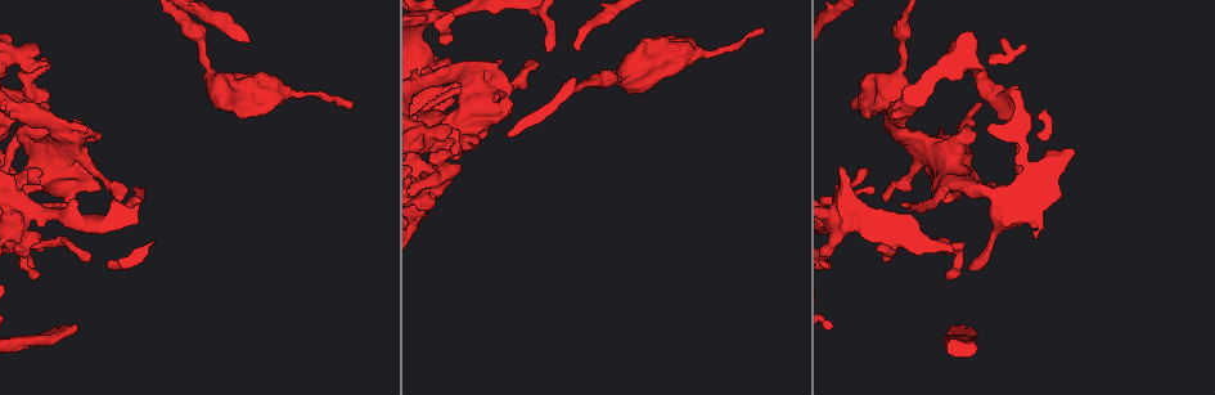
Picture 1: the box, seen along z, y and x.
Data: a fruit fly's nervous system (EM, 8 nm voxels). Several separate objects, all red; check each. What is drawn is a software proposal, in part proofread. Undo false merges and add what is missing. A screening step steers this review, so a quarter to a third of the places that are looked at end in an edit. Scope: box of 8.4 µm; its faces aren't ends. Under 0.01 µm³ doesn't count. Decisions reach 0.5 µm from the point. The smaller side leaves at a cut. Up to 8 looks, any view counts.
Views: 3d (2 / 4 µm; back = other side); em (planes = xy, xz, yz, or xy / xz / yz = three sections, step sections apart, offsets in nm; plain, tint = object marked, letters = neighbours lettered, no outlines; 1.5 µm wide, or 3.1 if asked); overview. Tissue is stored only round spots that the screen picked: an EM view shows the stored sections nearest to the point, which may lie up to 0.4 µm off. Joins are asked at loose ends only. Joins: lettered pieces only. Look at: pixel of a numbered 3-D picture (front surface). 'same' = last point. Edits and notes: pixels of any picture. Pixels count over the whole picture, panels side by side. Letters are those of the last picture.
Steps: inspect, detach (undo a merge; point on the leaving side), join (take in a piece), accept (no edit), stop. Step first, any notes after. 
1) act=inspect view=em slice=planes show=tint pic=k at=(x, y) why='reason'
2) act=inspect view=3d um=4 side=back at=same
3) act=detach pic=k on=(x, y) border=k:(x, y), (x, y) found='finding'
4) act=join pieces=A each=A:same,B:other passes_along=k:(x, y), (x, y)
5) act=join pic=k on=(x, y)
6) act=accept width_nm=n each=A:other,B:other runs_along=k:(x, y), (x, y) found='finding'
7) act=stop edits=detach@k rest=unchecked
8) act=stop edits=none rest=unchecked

act=inspect view=3d um=4 side=back pic=1 at=(611, 80) why='a narrow waist'

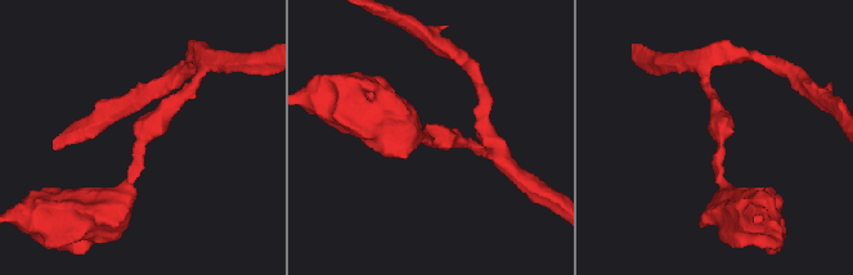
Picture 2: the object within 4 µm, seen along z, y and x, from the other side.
act=inspect view=em slice=xz step=4 show=tint pic=2 at=(428, 136) arm_widths_nm=180,300

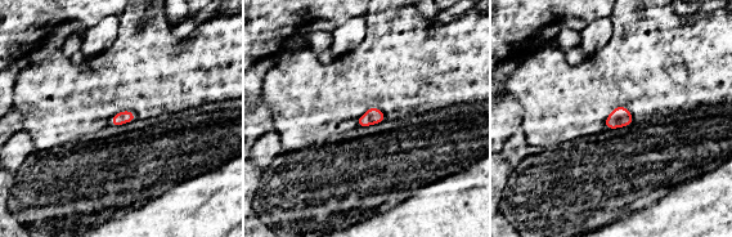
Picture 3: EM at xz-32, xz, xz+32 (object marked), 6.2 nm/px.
act=inspect view=em slice=planes show=letters at=same why='another direction'

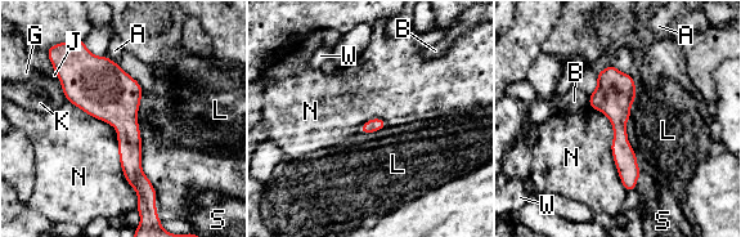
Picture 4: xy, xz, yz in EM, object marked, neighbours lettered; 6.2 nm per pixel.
act=accept longest_contact=N:800nm each=A:other,B:other,G:other,J:other,K:other,L:other,N:other,S:other,W:other found='all the same neuron'

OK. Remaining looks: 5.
act=inspect view=em slice=planes show=letters pic=1 at=(45, 68) why='touches itself'

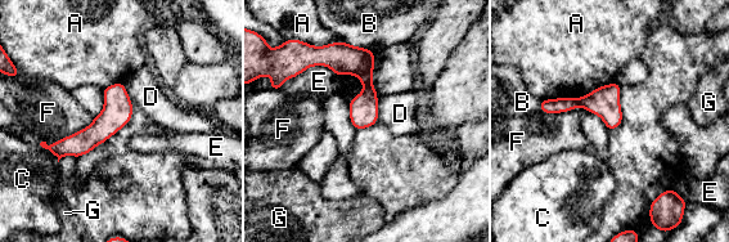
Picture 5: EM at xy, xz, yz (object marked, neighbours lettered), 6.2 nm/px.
act=accept width_nm=180 each=A:other,B:other,C:other,D:other,E:other,F:other,G:other border=5:(336, 74), (310, 66), (292, 79) found='one neuron here'

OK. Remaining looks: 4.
act=inspect view=em slice=planes show=letters pic=1 at=(851, 104) why='thin end'

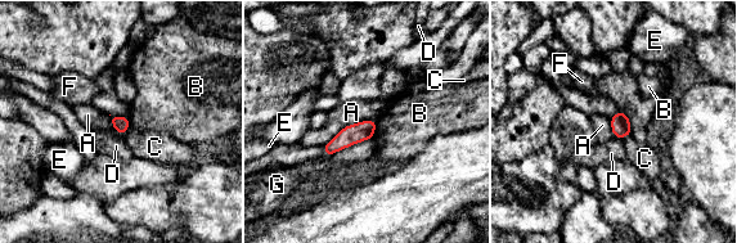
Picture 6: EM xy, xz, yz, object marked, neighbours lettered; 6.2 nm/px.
act=accept each=A:other,B:other,C:other,D:other,E:other,F:other,G:other border=6:(376, 120), (345, 125), (323, 147) found='none of them fits'

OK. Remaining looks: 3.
act=stop edits=none rest=unchecked

